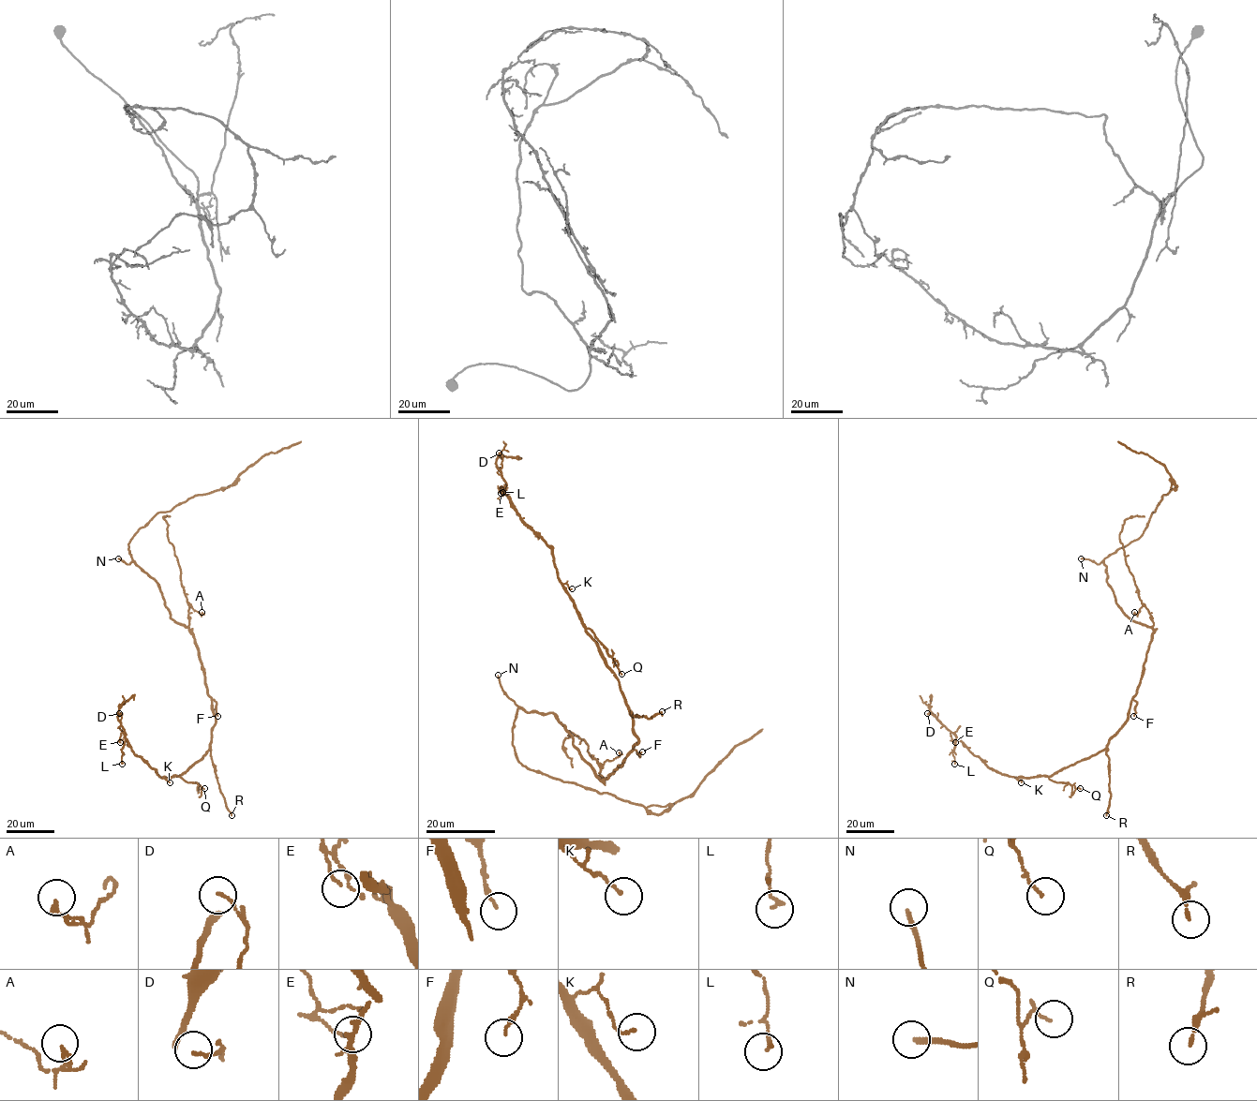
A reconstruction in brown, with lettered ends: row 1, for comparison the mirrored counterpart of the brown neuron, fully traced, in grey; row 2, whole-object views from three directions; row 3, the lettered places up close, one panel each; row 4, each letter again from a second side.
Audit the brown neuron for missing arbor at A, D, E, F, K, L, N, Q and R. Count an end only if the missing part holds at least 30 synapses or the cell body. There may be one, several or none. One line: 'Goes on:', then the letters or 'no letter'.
Goes on: N

